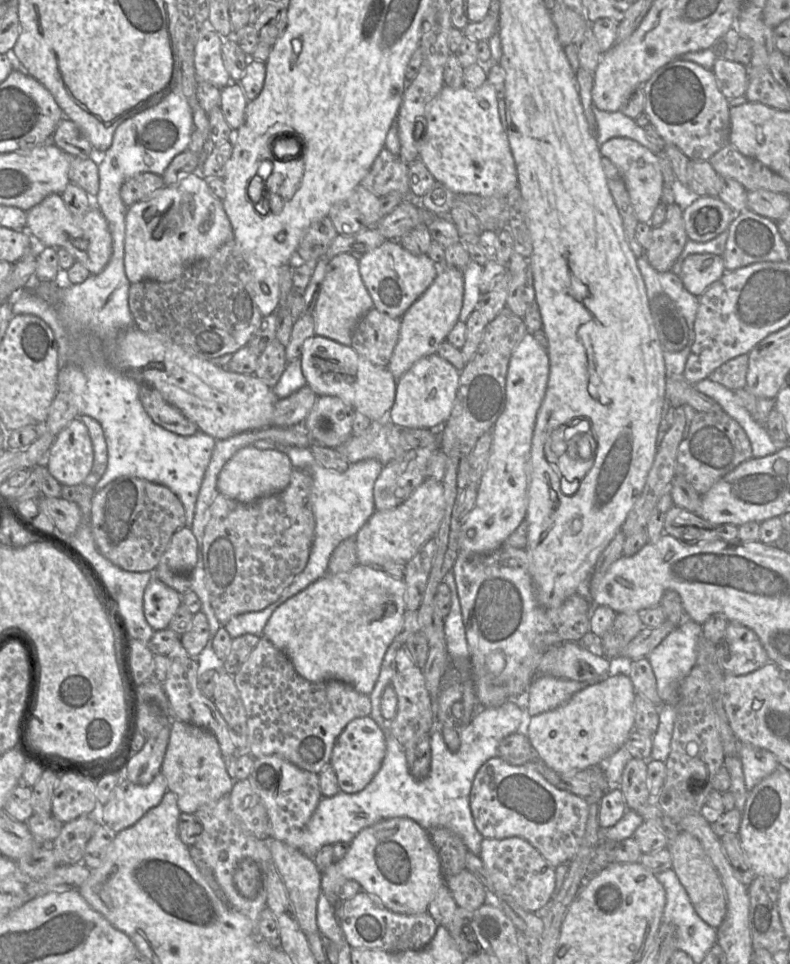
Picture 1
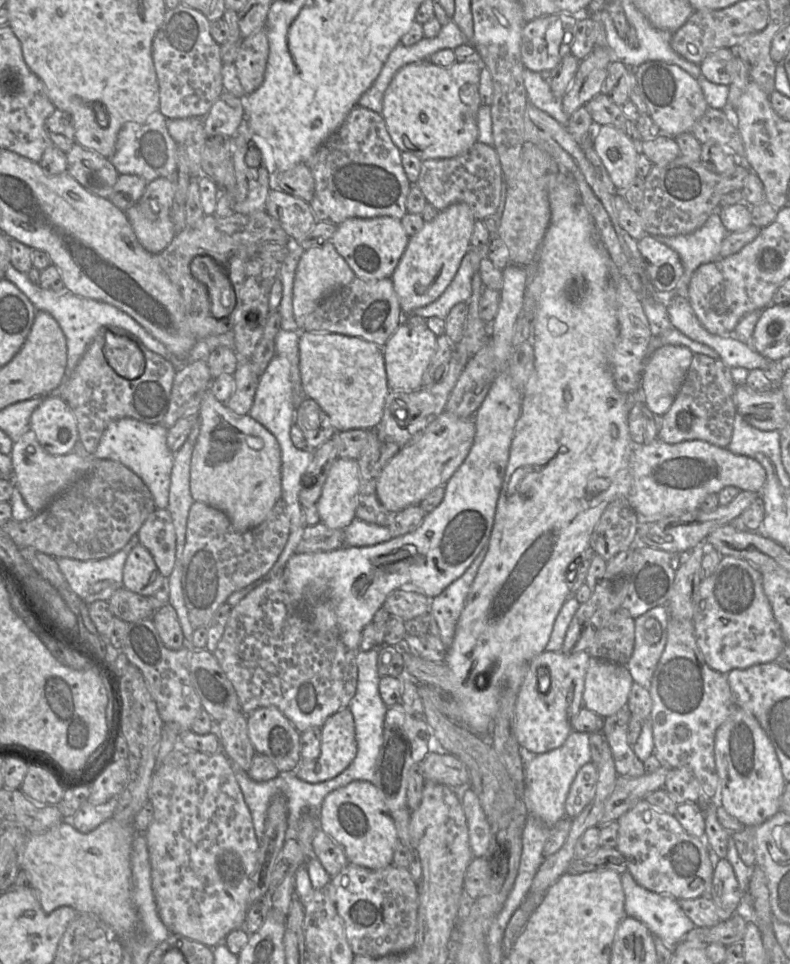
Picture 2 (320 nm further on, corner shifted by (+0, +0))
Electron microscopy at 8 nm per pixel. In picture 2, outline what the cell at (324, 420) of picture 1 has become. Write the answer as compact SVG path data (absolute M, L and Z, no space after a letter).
M303 398L299 402L295 411L295 424L302 432L309 450L318 448L337 432L328 415L310 398Z

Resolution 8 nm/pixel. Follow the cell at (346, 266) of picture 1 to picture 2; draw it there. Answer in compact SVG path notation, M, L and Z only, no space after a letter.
M331 242L306 249L298 262L292 289L292 309L298 331L303 330L306 317L324 298L335 290L348 285L355 277L354 272Z

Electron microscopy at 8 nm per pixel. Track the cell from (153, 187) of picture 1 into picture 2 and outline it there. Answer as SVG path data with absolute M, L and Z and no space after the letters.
M75 143L66 153L67 171L86 190L108 199L119 173L108 158Z

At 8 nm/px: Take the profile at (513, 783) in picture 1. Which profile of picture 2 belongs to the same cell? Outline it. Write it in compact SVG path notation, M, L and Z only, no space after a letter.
M429 752L420 763L420 768L426 781L451 787L461 802L464 791L472 789L466 765L458 757L447 752Z

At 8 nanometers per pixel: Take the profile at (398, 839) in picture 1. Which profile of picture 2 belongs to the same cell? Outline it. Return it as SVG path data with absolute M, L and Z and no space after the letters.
M356 780L329 793L321 806L319 828L341 846L350 863L373 870L393 864L399 836L382 794L369 781Z

